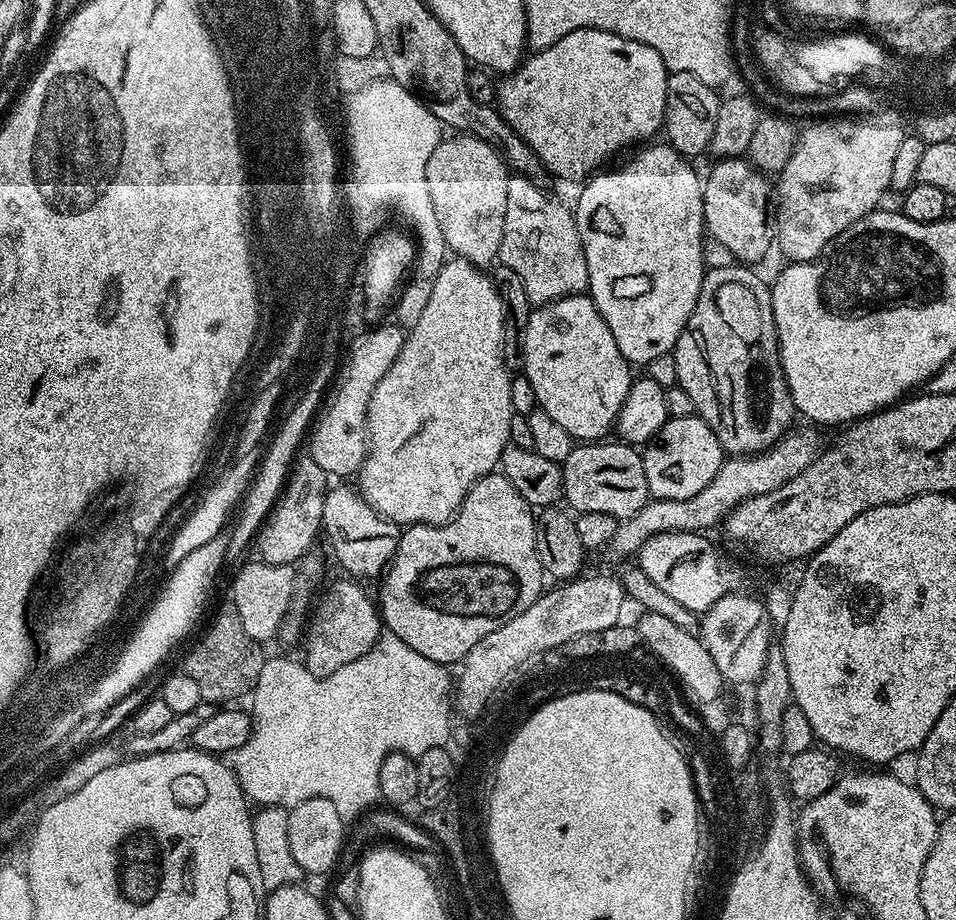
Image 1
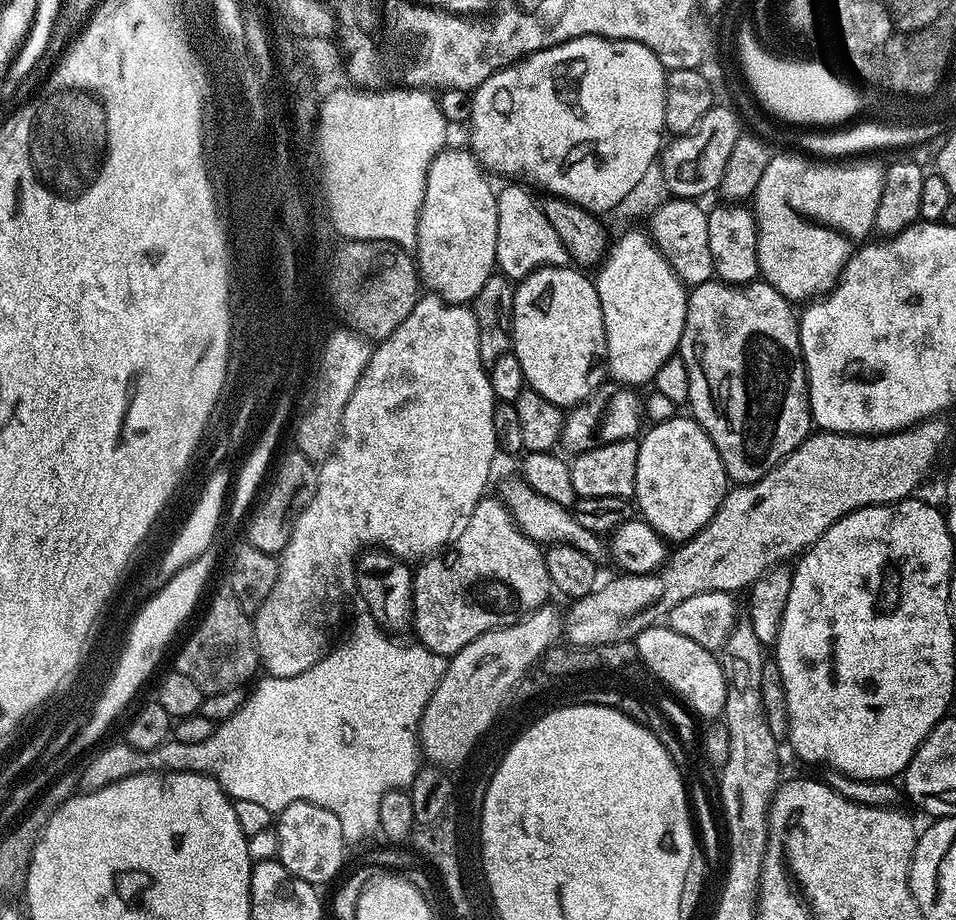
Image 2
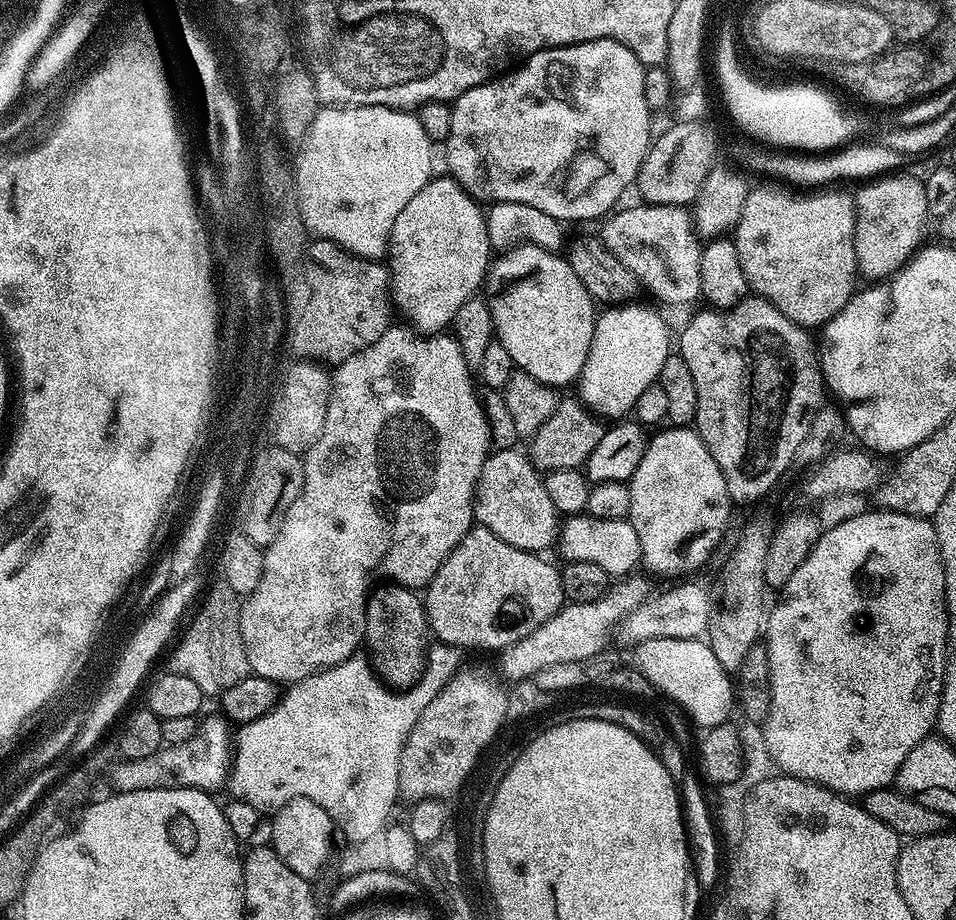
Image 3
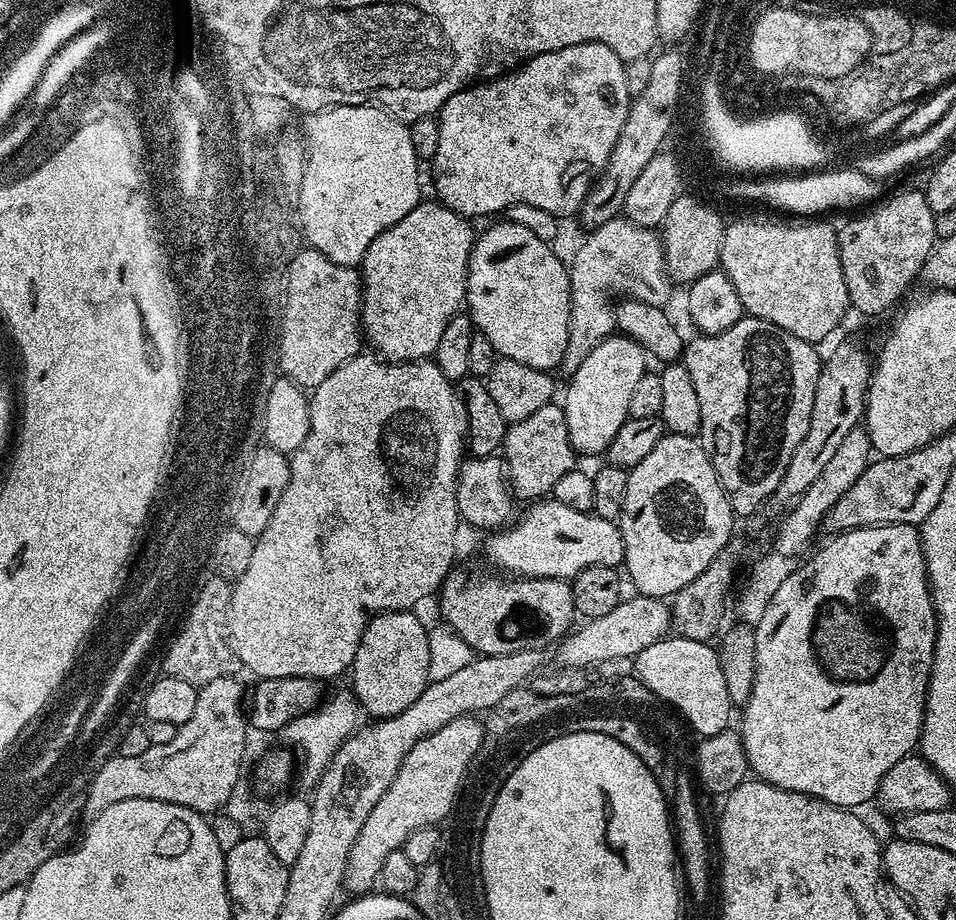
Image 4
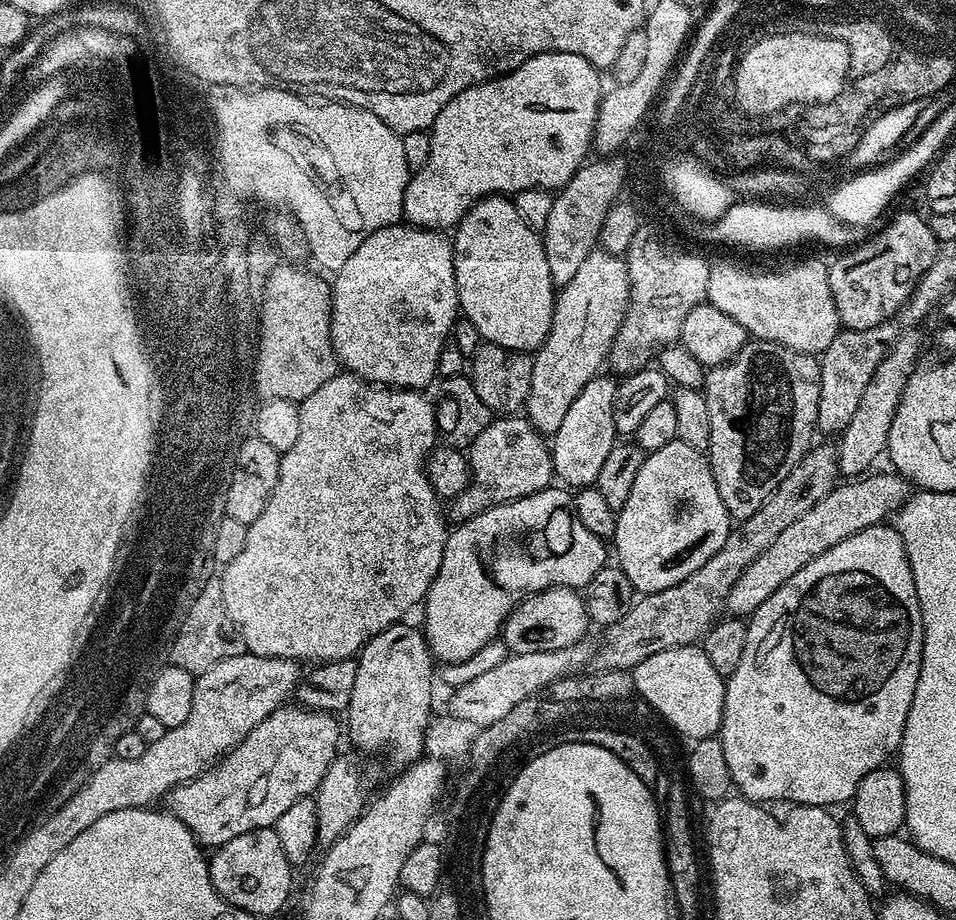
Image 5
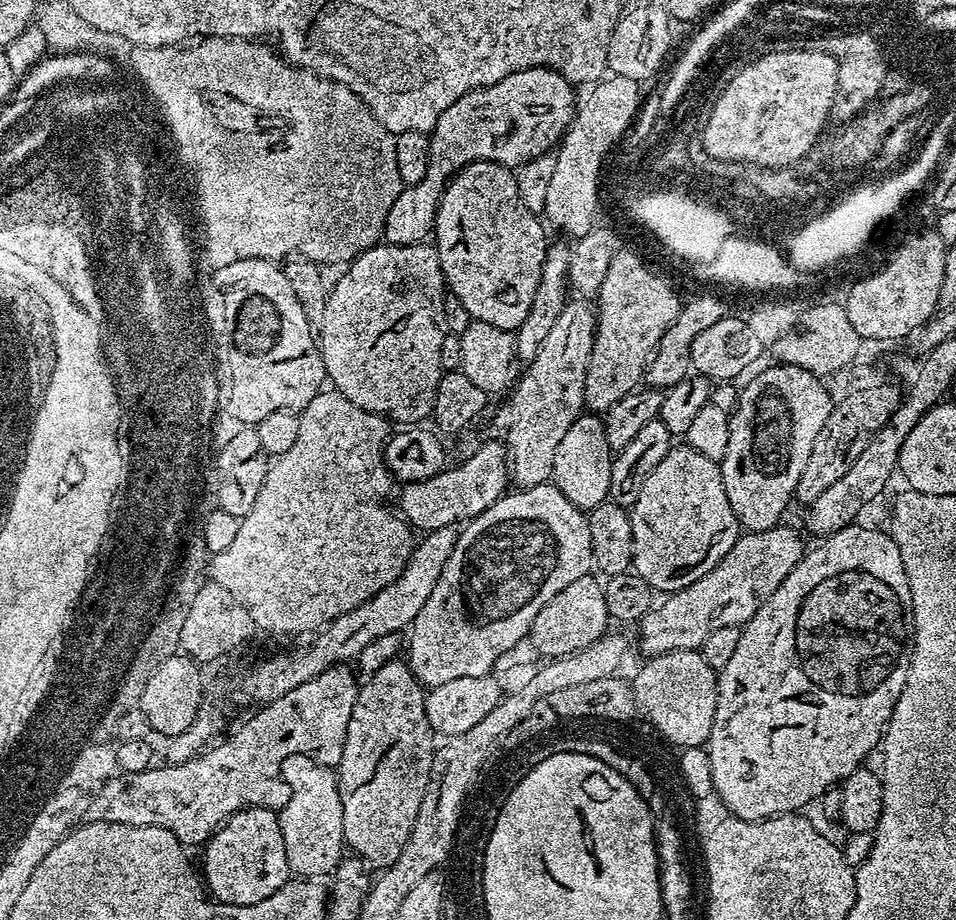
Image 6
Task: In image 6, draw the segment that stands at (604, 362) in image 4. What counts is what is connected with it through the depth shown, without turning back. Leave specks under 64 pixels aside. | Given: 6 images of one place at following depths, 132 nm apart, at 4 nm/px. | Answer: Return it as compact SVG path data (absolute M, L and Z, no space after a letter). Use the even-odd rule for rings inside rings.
M581 414L562 434L562 442L554 450L551 483L575 508L591 510L608 500L610 470L613 453L608 447L604 434L604 421L596 414Z

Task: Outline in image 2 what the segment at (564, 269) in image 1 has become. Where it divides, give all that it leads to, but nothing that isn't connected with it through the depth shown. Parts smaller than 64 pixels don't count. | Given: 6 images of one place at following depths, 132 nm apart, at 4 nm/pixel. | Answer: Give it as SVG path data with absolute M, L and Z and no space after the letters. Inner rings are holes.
M508 182L496 193L498 202L498 246L496 247L496 267L513 282L536 272L539 268L558 268L569 263L566 246L555 233L540 209L537 197L527 192L527 187L516 182Z

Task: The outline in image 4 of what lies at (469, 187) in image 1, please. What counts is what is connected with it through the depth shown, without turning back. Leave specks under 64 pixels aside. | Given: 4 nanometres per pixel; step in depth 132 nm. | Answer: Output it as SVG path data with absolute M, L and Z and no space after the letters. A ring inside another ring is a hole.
M421 202L401 221L378 234L362 263L363 335L389 362L415 362L435 357L446 326L465 307L468 294L468 263L474 231L467 219L444 204Z

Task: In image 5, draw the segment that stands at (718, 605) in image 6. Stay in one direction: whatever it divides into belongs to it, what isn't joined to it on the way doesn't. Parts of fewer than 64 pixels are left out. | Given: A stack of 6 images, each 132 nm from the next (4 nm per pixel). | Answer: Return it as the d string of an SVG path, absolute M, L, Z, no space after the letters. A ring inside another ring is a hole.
M873 471L863 478L837 483L830 494L826 494L826 498L818 502L818 506L806 510L802 518L797 518L791 526L786 526L786 530L782 530L782 534L774 538L772 545L758 554L758 558L754 558L750 566L746 566L742 578L734 582L726 601L727 611L736 618L751 617L758 606L762 606L762 602L766 602L766 598L770 598L770 594L774 594L774 590L778 590L782 582L786 582L786 578L794 578L794 574L798 574L798 570L802 570L806 562L814 562L814 558L830 550L830 546L838 546L838 542L862 530L885 523L889 517L899 512L908 501L910 485L899 472L887 471Z

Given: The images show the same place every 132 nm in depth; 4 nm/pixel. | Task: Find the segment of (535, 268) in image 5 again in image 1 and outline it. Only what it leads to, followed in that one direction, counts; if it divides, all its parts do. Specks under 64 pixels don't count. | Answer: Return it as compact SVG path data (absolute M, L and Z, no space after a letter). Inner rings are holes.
M591 295L564 296L560 300L533 307L528 313L527 322L522 325L522 332L522 374L530 378L530 386L534 386L537 405L550 414L550 418L554 418L554 422L558 422L558 426L562 426L573 441L603 441L607 437L604 435L613 431L634 373L622 350L618 350L618 342L614 342L614 334L610 334L610 326L606 326Z

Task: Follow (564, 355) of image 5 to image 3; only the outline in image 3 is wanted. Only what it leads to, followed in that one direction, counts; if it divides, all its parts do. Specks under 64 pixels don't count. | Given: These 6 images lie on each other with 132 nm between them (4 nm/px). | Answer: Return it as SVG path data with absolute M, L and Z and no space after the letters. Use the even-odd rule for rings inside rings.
M640 203L633 208L621 207L613 211L603 221L604 229L599 230L598 236L611 254L636 276L643 291L653 292L661 300L661 305L699 301L702 290L702 240L696 231L693 213L684 206Z

